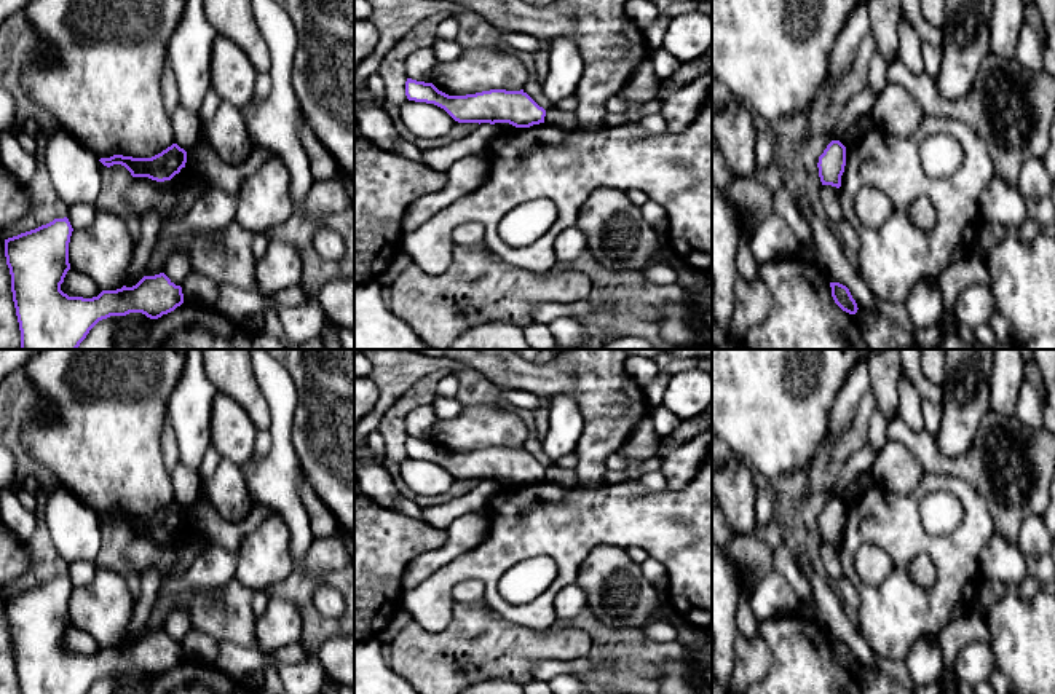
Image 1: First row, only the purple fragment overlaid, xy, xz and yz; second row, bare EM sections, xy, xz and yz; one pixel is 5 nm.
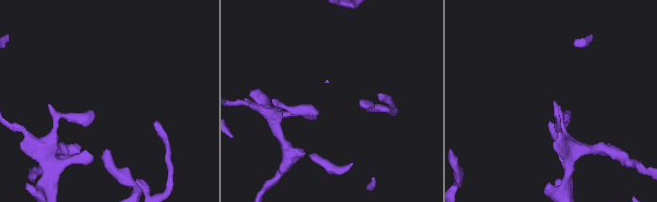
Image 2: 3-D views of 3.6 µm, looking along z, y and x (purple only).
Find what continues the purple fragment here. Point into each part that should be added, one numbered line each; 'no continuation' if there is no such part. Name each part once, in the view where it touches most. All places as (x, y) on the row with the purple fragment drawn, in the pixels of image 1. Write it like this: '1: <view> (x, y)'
no continuation

